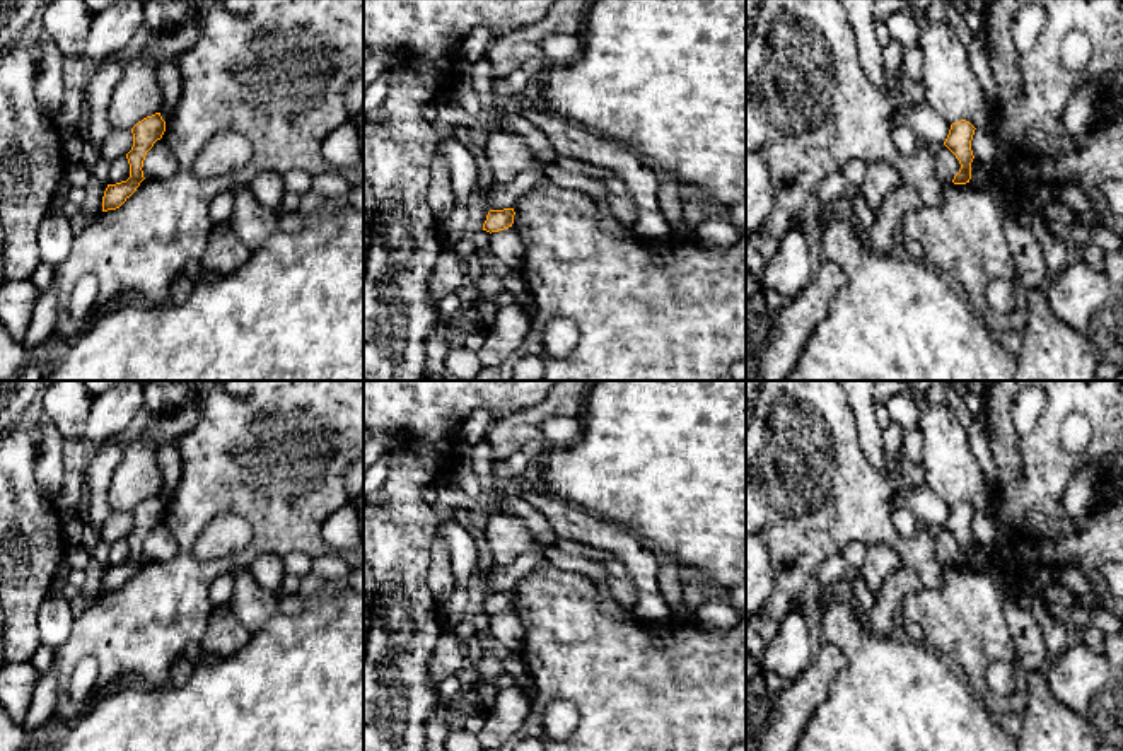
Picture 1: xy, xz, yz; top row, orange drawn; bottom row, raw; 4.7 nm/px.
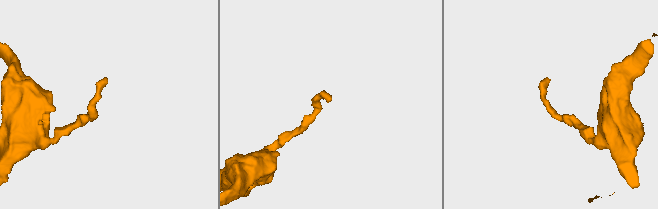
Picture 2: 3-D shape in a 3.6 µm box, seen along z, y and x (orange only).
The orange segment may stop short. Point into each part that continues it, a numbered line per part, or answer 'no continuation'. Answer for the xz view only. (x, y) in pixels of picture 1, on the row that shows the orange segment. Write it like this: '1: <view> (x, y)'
no continuation

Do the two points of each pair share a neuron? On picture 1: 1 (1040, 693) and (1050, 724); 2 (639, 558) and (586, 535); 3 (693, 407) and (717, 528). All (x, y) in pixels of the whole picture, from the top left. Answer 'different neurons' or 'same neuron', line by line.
1: same neuron
2: same neuron
3: same neuron

